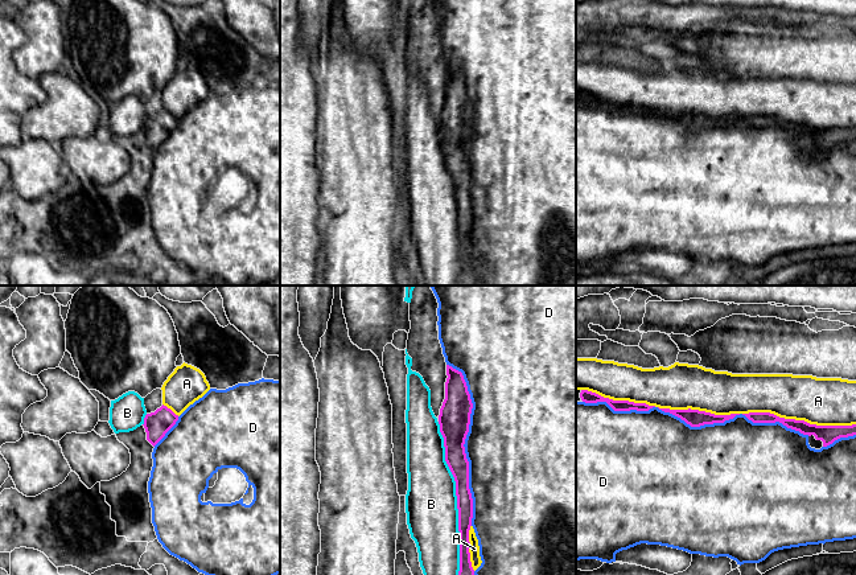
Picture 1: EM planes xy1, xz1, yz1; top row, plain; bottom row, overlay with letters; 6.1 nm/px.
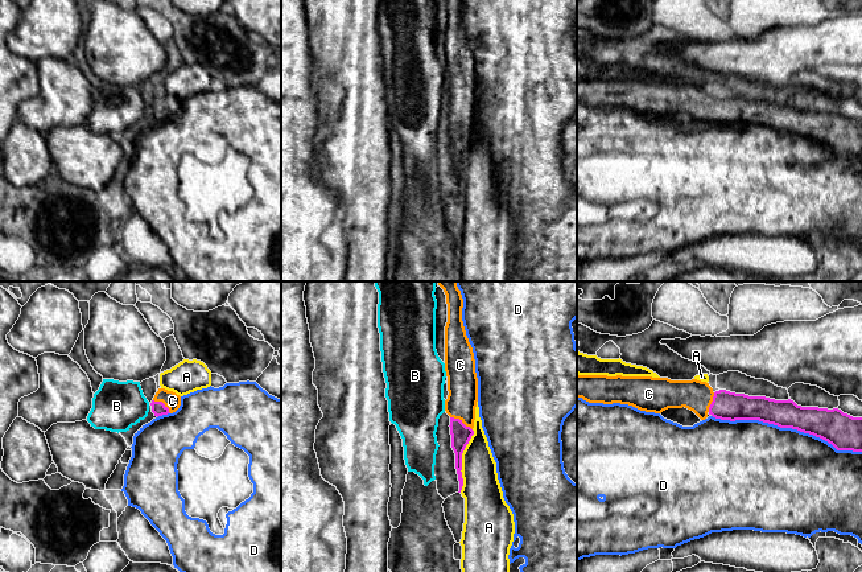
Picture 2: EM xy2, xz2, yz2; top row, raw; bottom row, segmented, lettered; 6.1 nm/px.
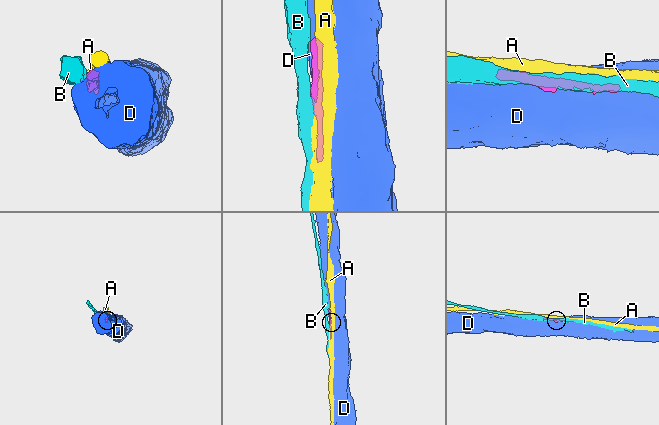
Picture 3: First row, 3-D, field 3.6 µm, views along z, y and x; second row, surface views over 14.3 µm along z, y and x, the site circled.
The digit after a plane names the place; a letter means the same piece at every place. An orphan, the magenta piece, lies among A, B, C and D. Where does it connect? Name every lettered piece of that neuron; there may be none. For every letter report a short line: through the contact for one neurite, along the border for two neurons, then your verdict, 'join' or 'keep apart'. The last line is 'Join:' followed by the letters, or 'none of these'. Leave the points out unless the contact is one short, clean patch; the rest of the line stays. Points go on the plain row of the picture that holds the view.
A: keep apart
B: keep apart
C: xz2 (461, 139), (461, 124), (462, 87) | join
D: keep apart
Join: C

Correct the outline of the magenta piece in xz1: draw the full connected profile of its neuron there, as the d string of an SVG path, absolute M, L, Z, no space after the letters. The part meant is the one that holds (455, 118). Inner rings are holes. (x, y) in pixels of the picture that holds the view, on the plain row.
M446 69L445 103L439 128L444 141L445 165L456 185L460 235L460 275L457 286L476 286L470 266L469 234L473 222L473 202L469 193L469 165L465 143L469 136L473 107L461 75Z

